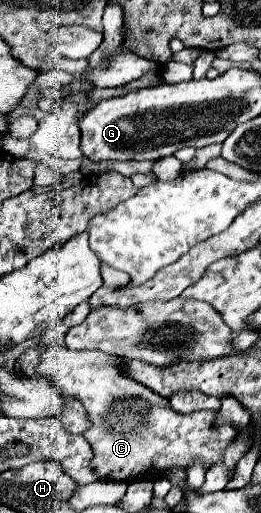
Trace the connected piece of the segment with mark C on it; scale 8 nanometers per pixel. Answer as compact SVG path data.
M51 346L39 352L35 376L51 378L63 394L71 394L87 410L91 426L83 436L91 444L91 470L99 480L137 482L145 480L145 476L161 478L163 470L171 470L171 466L187 468L195 458L209 468L223 462L225 448L237 438L237 430L233 430L231 424L215 428L219 410L197 410L187 416L175 412L169 406L169 398L147 390L147 386L135 382L125 372L125 358L121 356Z

